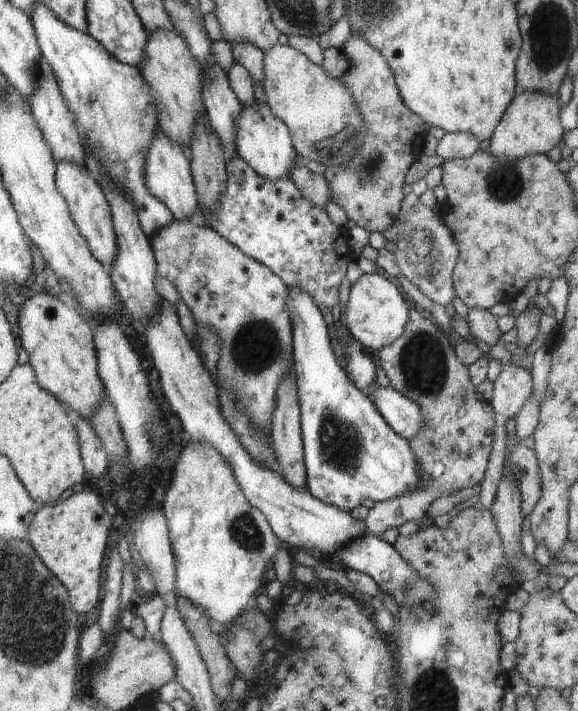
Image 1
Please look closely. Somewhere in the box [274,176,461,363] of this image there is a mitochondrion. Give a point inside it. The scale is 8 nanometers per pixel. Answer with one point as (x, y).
(423, 254)

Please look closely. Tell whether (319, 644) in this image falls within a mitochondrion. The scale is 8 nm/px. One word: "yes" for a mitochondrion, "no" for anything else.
yes

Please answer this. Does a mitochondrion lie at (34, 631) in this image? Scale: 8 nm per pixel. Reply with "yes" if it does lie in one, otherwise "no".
yes

